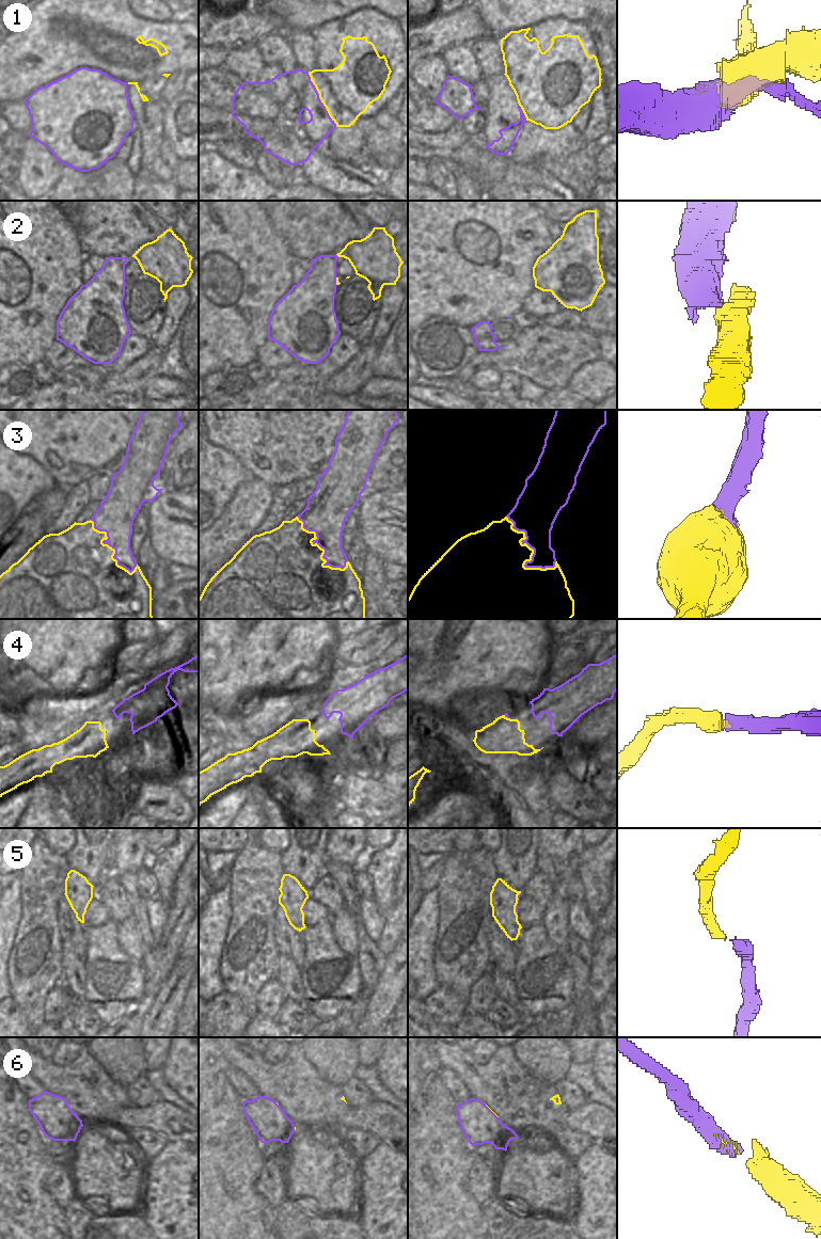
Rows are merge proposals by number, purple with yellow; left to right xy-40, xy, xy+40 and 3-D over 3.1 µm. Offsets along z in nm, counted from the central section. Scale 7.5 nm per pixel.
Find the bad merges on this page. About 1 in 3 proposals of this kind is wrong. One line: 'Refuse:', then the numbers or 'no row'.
Refuse: no row

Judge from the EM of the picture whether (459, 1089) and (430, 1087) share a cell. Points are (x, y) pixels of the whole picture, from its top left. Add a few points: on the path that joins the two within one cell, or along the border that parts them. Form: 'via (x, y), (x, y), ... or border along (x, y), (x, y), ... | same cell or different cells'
border along (442, 1067), (441, 1081), (457, 1105) | different cells

